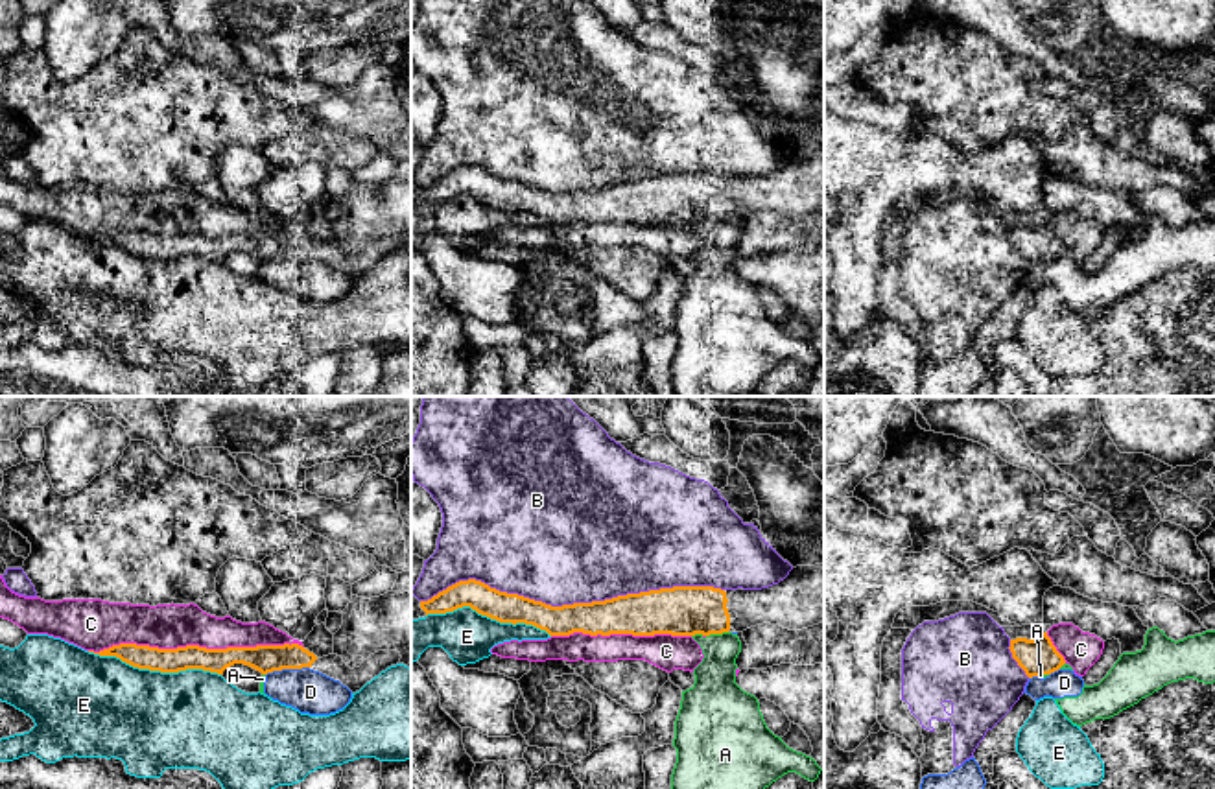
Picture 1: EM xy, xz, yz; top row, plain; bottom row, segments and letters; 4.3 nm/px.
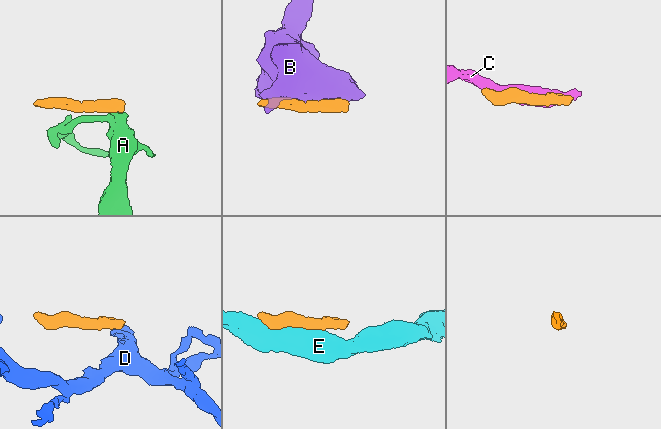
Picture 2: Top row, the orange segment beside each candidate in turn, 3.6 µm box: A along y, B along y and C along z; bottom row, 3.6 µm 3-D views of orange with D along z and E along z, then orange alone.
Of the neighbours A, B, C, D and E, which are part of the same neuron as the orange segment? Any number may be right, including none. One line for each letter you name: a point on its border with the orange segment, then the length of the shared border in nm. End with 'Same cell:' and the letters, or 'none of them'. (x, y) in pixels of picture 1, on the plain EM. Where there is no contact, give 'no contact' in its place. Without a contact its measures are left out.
Same cell: none of them

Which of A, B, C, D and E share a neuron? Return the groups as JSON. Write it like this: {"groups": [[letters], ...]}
{"groups": [["A", "D"], ["B"], ["C"], ["E"]]}

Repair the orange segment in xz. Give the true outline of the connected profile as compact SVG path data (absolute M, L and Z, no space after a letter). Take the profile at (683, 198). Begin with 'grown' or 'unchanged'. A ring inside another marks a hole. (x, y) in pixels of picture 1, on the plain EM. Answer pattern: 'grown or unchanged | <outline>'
grown | M824 151L796 153L789 162L761 177L730 183L714 173L673 173L605 188L551 194L518 181L500 179L468 166L428 188L411 181L411 206L470 194L500 210L525 210L549 223L583 219L590 223L710 223L771 210L802 218L824 210Z

